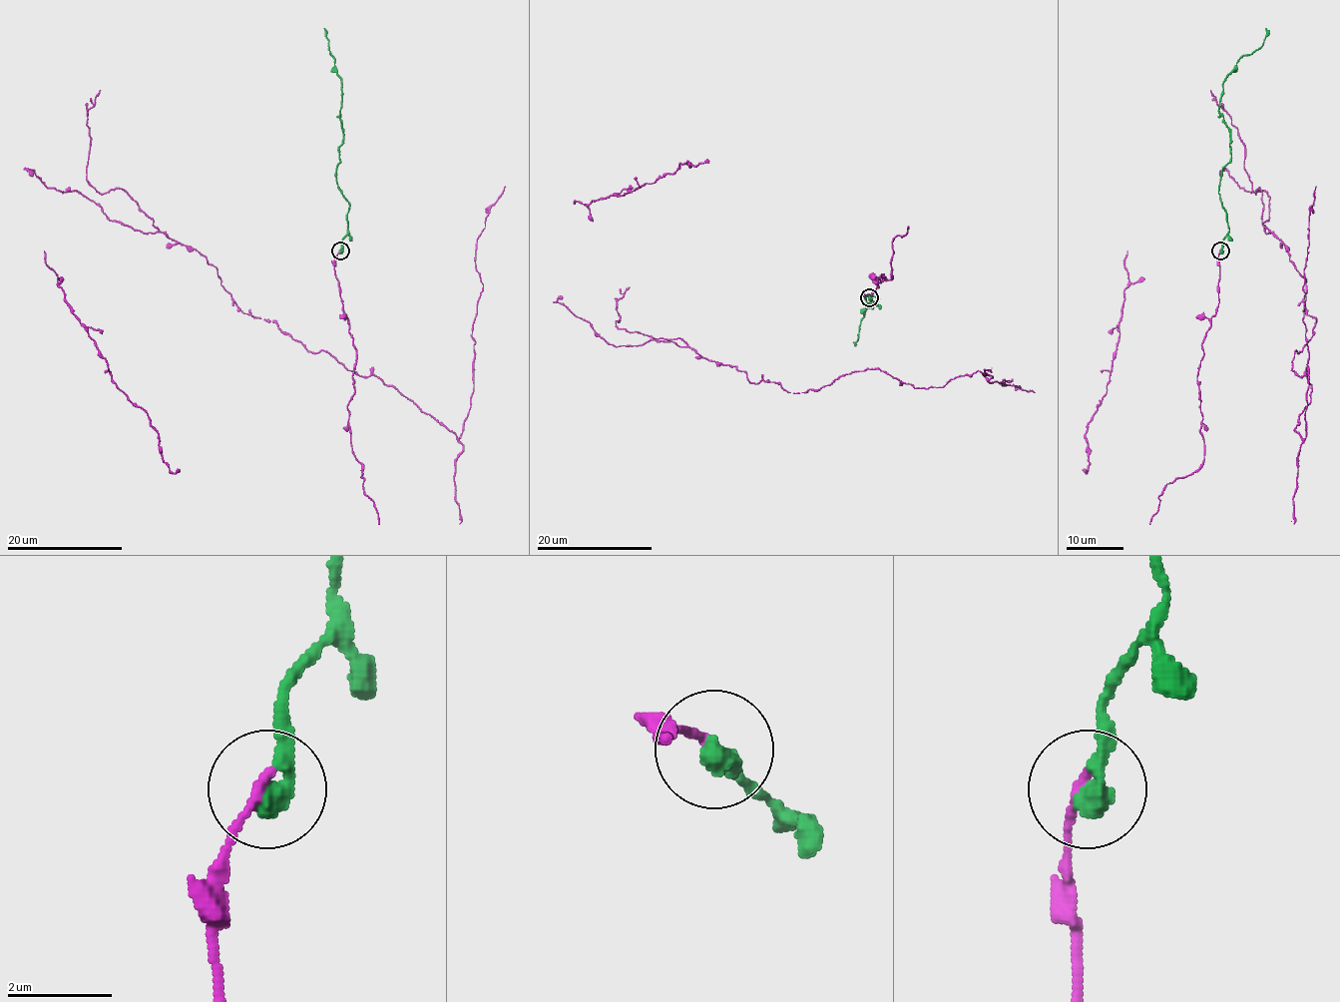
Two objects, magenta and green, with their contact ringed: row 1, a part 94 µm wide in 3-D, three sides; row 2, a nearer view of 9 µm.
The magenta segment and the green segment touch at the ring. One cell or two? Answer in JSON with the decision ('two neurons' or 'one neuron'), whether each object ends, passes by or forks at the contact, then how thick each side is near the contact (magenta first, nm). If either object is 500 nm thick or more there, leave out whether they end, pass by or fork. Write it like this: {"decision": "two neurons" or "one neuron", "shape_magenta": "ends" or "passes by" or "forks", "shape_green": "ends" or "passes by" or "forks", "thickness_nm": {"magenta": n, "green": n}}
{"decision": "one neuron", "shape_magenta": "ends", "shape_green": "ends", "thickness_nm": {"magenta": 170, "green": 460}}

